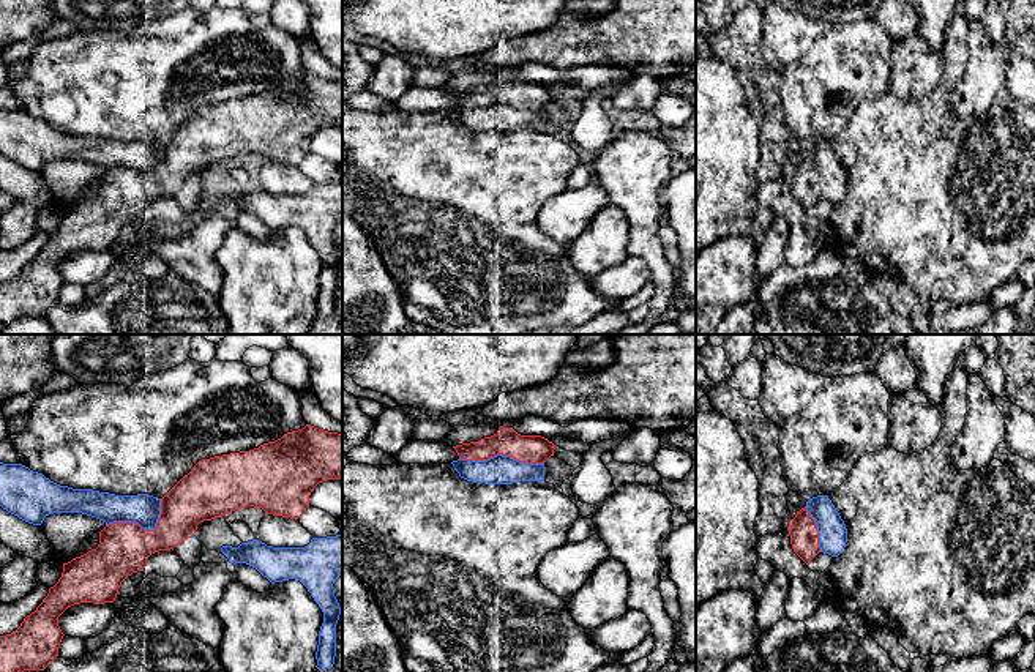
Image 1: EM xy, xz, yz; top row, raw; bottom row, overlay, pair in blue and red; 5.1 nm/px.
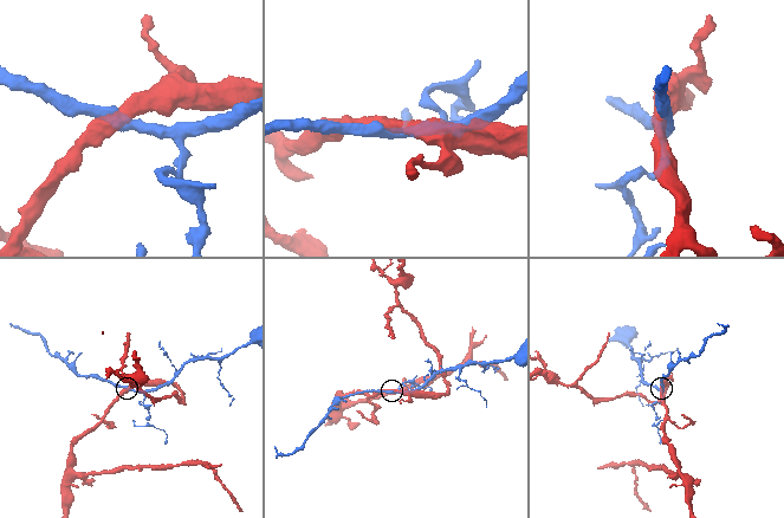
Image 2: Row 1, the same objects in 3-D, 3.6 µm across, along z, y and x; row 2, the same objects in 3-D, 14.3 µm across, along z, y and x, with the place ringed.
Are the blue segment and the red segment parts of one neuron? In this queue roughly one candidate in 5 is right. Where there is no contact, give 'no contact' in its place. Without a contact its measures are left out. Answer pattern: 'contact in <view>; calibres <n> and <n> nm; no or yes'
contact in xz; calibres 150 and 140 nm; no

